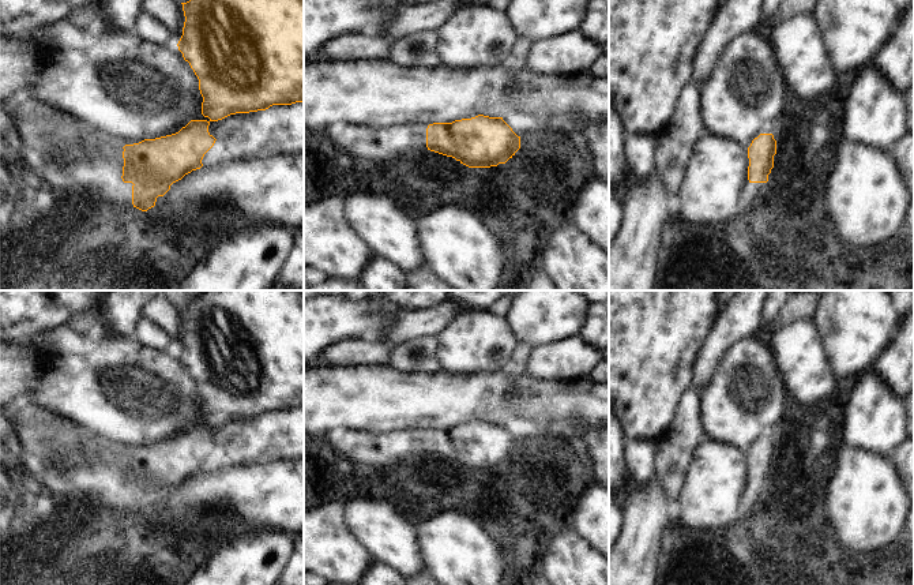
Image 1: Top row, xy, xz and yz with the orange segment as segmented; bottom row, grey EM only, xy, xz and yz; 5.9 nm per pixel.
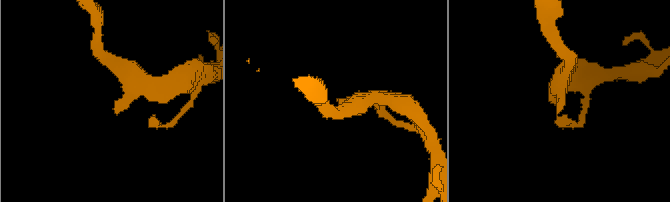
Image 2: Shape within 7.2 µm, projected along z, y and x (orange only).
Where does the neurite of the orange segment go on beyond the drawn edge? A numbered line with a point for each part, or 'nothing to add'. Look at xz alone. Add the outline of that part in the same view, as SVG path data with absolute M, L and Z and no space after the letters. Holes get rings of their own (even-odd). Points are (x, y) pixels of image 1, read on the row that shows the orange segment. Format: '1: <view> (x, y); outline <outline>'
1: xz (386, 146); outline M336 124L326 131L326 139L334 150L356 164L391 166L422 153L426 128L425 124Z

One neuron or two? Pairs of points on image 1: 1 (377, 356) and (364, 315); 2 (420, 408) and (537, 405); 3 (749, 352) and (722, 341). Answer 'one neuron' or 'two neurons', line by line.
1: two neurons
2: two neurons
3: two neurons

